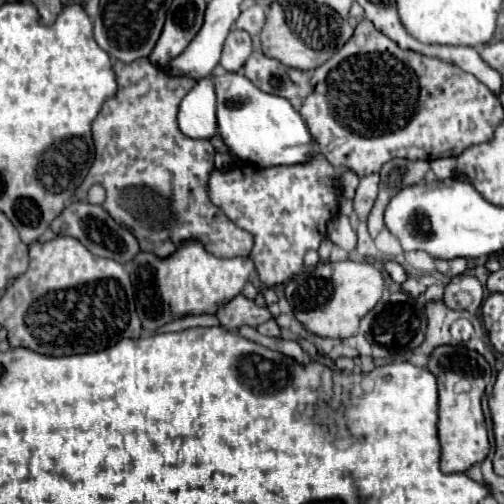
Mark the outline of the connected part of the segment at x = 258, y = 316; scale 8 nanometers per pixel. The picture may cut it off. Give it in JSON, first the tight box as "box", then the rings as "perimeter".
{"box":[216,295,272,331],"perimeter":[[[236,295],[228,305],[222,305],[216,311],[216,317],[220,321],[220,327],[226,331],[238,331],[240,327],[258,327],[260,323],[272,319],[270,311],[266,307],[256,307],[254,301],[246,299],[244,295]]]}

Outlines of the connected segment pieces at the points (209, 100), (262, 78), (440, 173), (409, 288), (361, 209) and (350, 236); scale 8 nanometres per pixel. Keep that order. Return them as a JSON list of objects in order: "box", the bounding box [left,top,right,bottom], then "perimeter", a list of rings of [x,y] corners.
[{"box":[178,77,216,139],"perimeter":[[[210,77],[200,79],[178,109],[178,125],[186,137],[210,139],[216,135],[216,95]]]},{"box":[244,49,312,111],"perimeter":[[[254,49],[250,59],[244,65],[244,75],[264,93],[284,97],[298,111],[312,91],[310,73],[282,65],[276,59],[270,59],[262,49]]]},{"box":[430,157,456,179],"perimeter":[[[448,157],[448,159],[434,159],[430,163],[430,169],[436,173],[438,179],[448,179],[454,175],[454,167],[456,167],[456,159]]]},{"box":[402,277,424,297],"perimeter":[[[408,277],[408,281],[404,281],[402,283],[402,289],[406,291],[406,293],[410,293],[412,297],[418,297],[420,293],[424,293],[424,283],[422,281],[418,281],[416,277]]]},{"box":[354,173,380,221],"perimeter":[[[376,173],[360,179],[360,185],[358,185],[356,197],[354,197],[354,209],[356,209],[356,213],[362,221],[366,221],[366,217],[368,217],[368,213],[370,213],[374,201],[376,201],[378,183],[380,183],[380,177]]]},{"box":[328,215,358,251],"perimeter":[[[336,215],[330,223],[328,223],[328,239],[338,245],[344,251],[354,251],[356,243],[358,243],[358,235],[350,225],[350,219],[346,215]]]}]

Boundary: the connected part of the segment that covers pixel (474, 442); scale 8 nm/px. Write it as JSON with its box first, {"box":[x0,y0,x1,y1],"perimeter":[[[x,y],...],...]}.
{"box":[428,345,490,473],"perimeter":[[[442,345],[430,355],[428,369],[438,379],[438,435],[440,435],[440,471],[464,473],[472,465],[482,463],[490,451],[486,421],[482,415],[480,399],[490,381],[490,365],[486,359],[466,347]]]}

